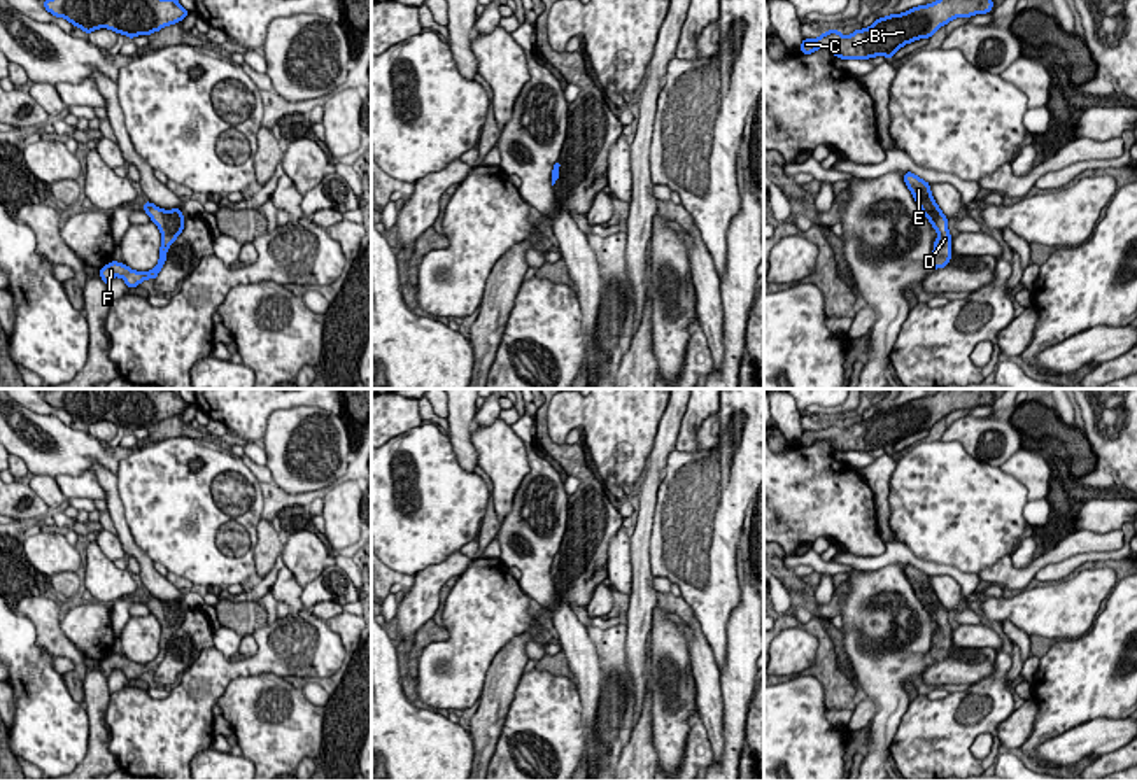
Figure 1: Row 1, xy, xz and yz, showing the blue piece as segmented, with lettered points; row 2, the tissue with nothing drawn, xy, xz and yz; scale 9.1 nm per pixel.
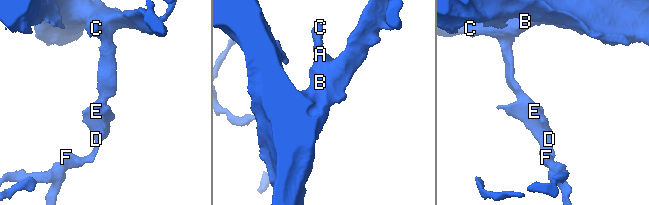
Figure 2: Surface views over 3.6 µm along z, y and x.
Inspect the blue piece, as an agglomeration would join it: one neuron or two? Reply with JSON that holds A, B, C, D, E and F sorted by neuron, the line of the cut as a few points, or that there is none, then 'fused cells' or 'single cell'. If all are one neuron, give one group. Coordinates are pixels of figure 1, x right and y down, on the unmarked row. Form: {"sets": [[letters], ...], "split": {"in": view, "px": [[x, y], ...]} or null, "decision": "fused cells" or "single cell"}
{"sets": [["A", "B", "C", "D", "E", "F"]], "split": null, "decision": "single cell"}

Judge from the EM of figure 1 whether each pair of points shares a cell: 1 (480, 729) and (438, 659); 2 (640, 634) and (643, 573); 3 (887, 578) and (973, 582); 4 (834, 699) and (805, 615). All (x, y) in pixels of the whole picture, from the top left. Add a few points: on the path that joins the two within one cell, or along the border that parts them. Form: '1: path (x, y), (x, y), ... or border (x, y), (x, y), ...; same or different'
1: border (493, 662), (477, 701); different
2: path (640, 619), (642, 589); same
3: border (903, 562), (862, 571); different
4: border (792, 615), (801, 622), (808, 622), (813, 617); different

